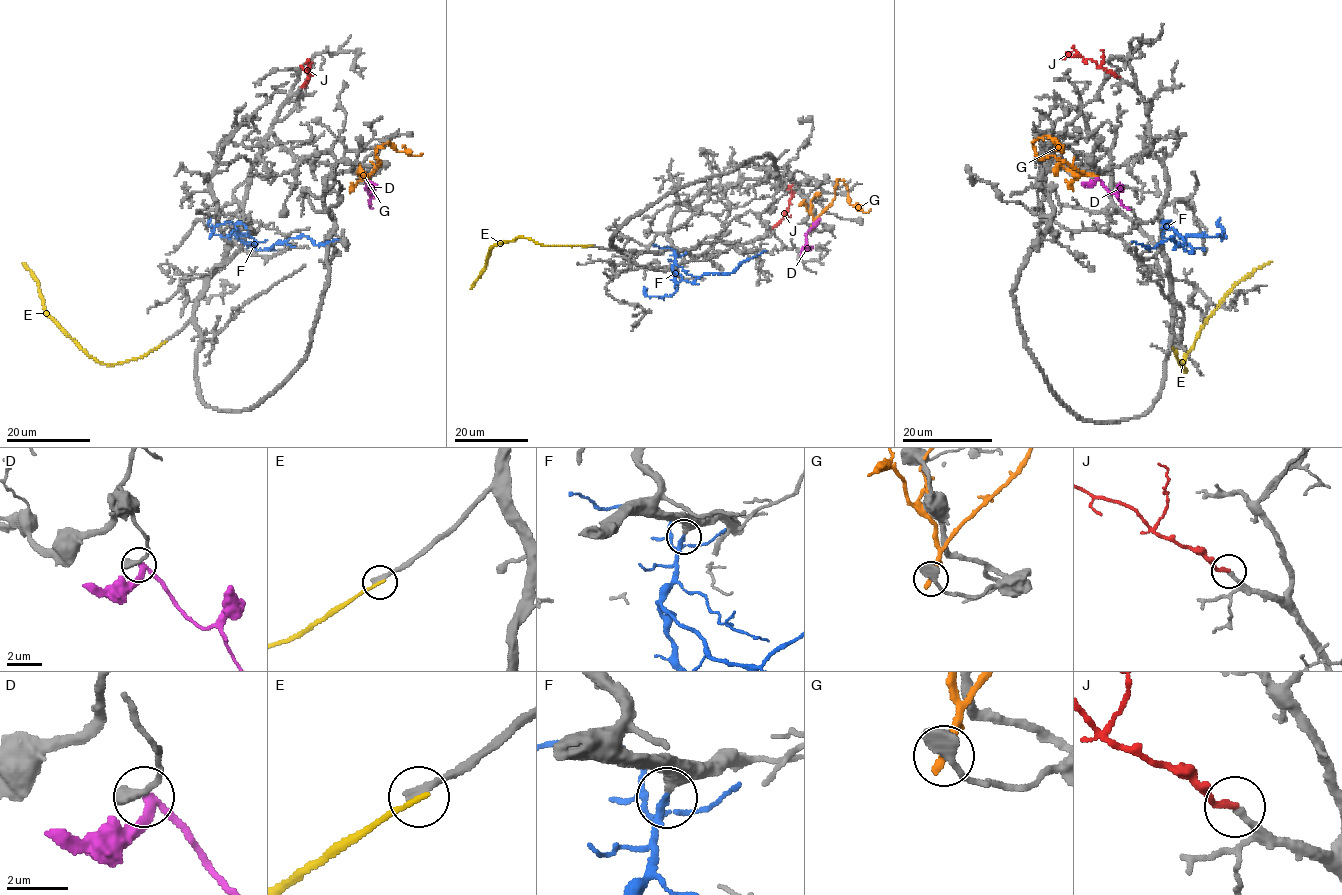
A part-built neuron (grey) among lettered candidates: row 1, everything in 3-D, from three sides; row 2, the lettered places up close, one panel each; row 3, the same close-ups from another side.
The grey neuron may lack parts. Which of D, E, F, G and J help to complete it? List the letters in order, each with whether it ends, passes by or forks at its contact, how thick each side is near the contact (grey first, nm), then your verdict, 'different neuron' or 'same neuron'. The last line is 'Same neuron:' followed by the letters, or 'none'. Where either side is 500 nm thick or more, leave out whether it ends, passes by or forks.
D: calibres 600 and 240 nm; different neuron
E: it ends; calibres 320 and 180 nm; different neuron
F: calibres 500 and 190 nm; same neuron
G: calibres 600 and 320 nm; different neuron
J: it ends; calibres 240 and 240 nm; same neuron
Same neuron: F, J

